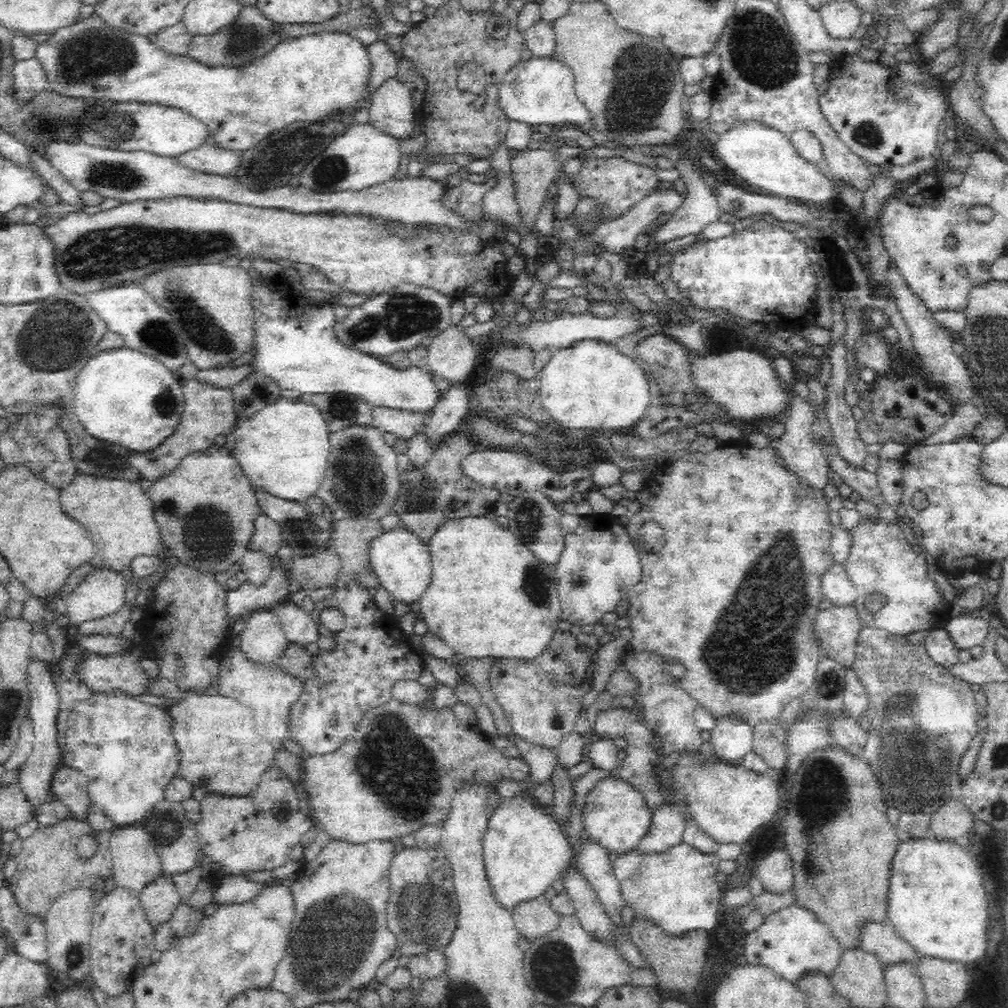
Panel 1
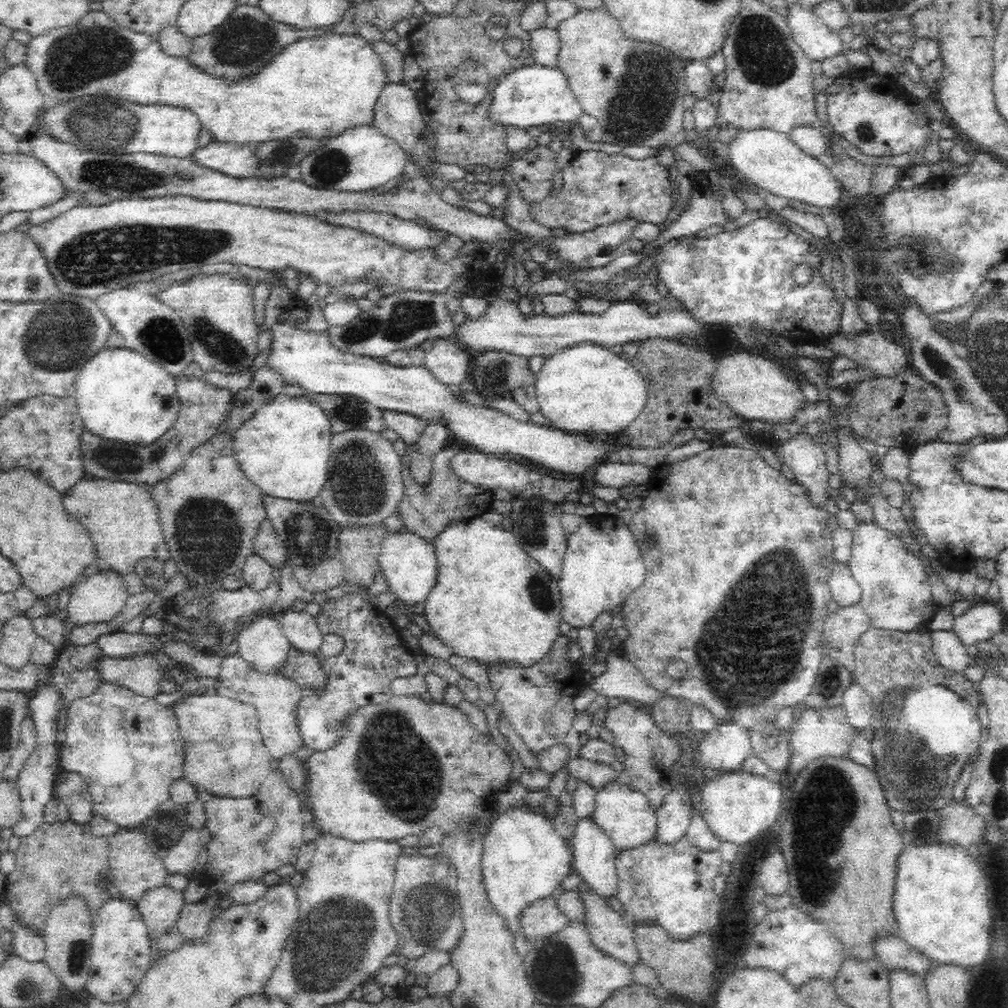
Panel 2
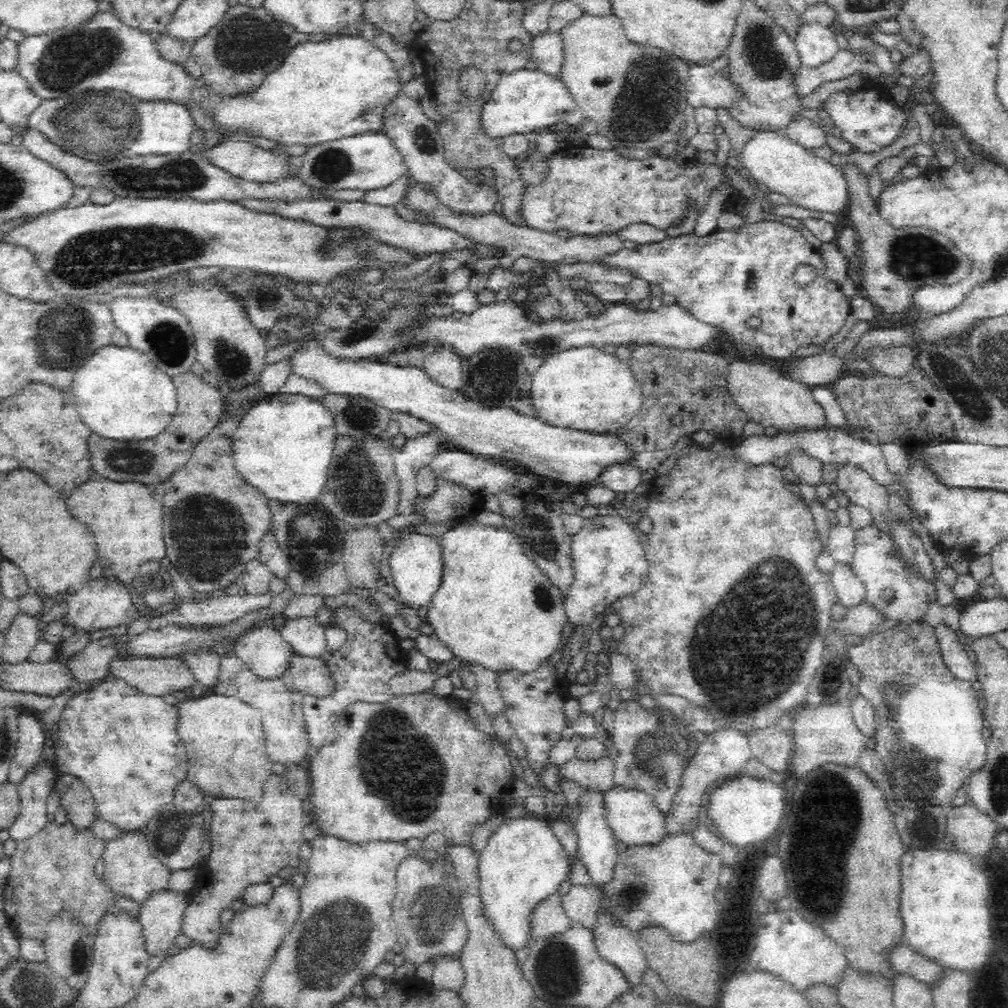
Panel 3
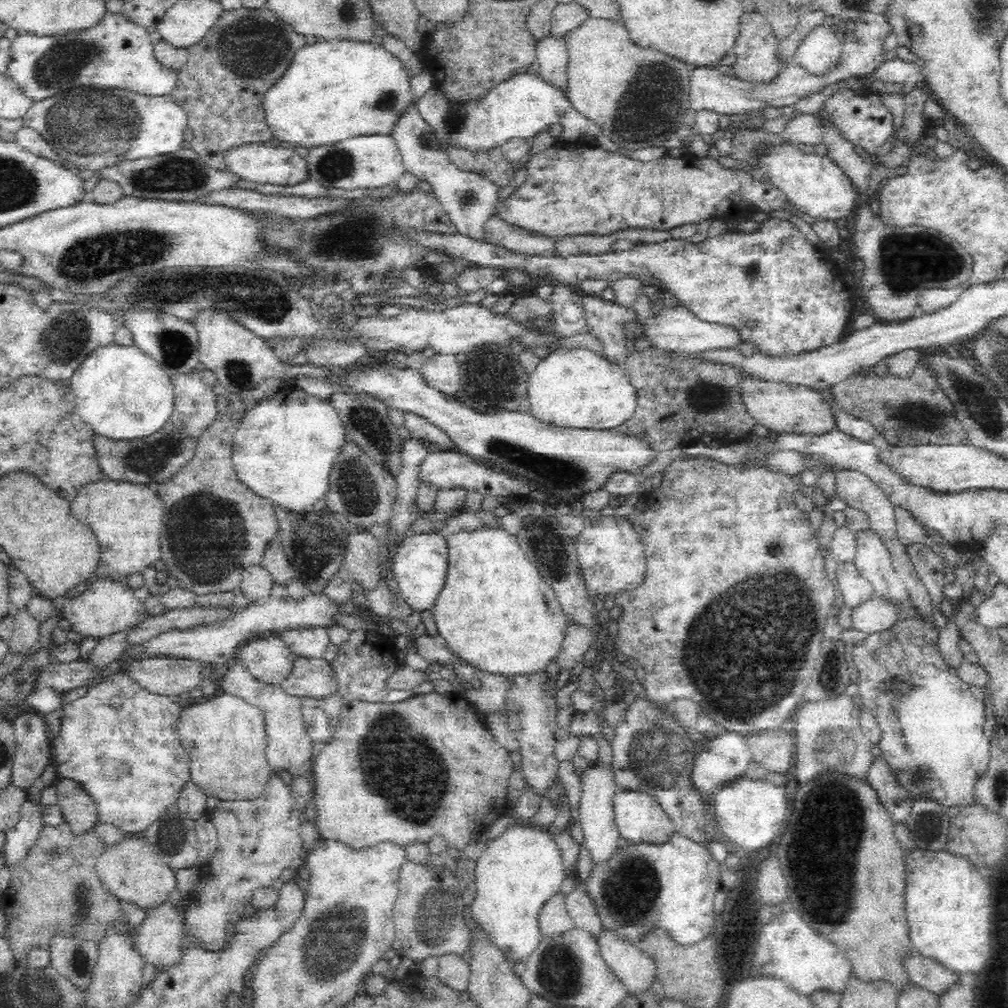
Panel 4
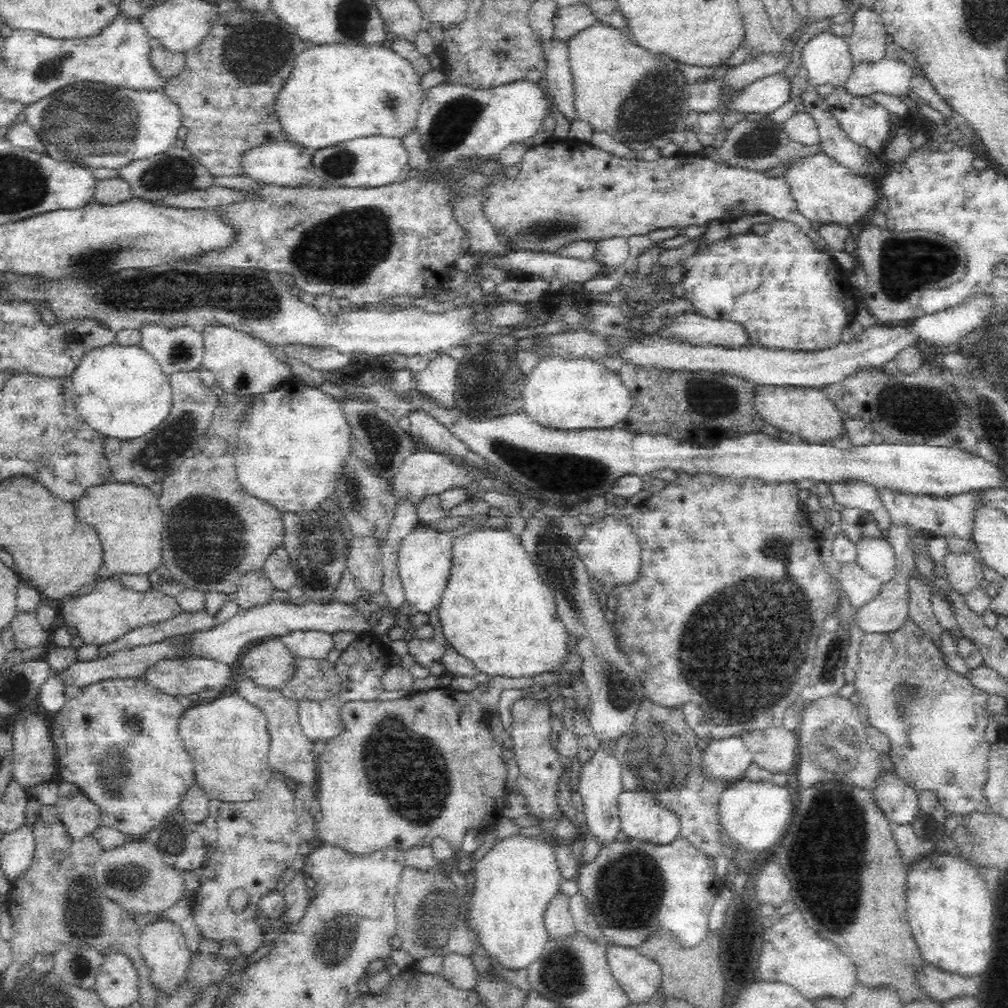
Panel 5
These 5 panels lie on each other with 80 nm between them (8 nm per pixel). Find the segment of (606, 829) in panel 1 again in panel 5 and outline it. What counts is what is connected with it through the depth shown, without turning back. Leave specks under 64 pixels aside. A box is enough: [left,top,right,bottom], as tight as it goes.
[619,790,683,844]

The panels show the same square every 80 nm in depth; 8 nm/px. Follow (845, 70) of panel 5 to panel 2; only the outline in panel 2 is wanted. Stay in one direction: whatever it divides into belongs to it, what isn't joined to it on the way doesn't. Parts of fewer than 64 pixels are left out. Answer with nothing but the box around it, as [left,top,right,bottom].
[788,3,843,63]

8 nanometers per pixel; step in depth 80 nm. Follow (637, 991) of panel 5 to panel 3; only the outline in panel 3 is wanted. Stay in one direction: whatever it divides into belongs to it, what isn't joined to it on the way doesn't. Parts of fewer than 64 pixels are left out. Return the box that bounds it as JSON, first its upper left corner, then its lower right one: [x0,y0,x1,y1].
[593,912,651,989]

